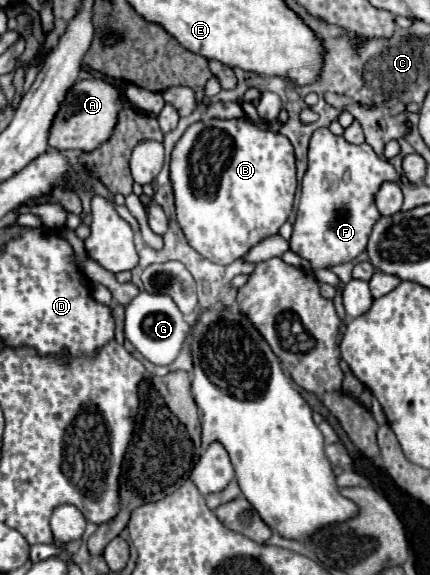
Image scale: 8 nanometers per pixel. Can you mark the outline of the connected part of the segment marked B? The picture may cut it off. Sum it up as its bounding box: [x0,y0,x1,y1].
[170,118,296,264]

